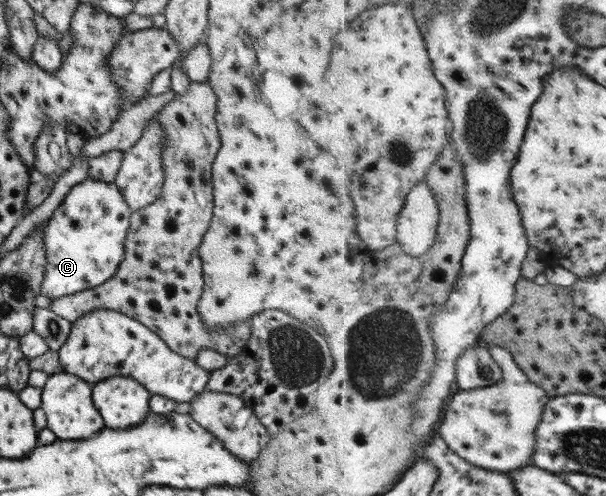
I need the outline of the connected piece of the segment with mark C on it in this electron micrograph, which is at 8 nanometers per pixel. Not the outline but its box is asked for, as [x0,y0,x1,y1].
[39,177,132,299]

